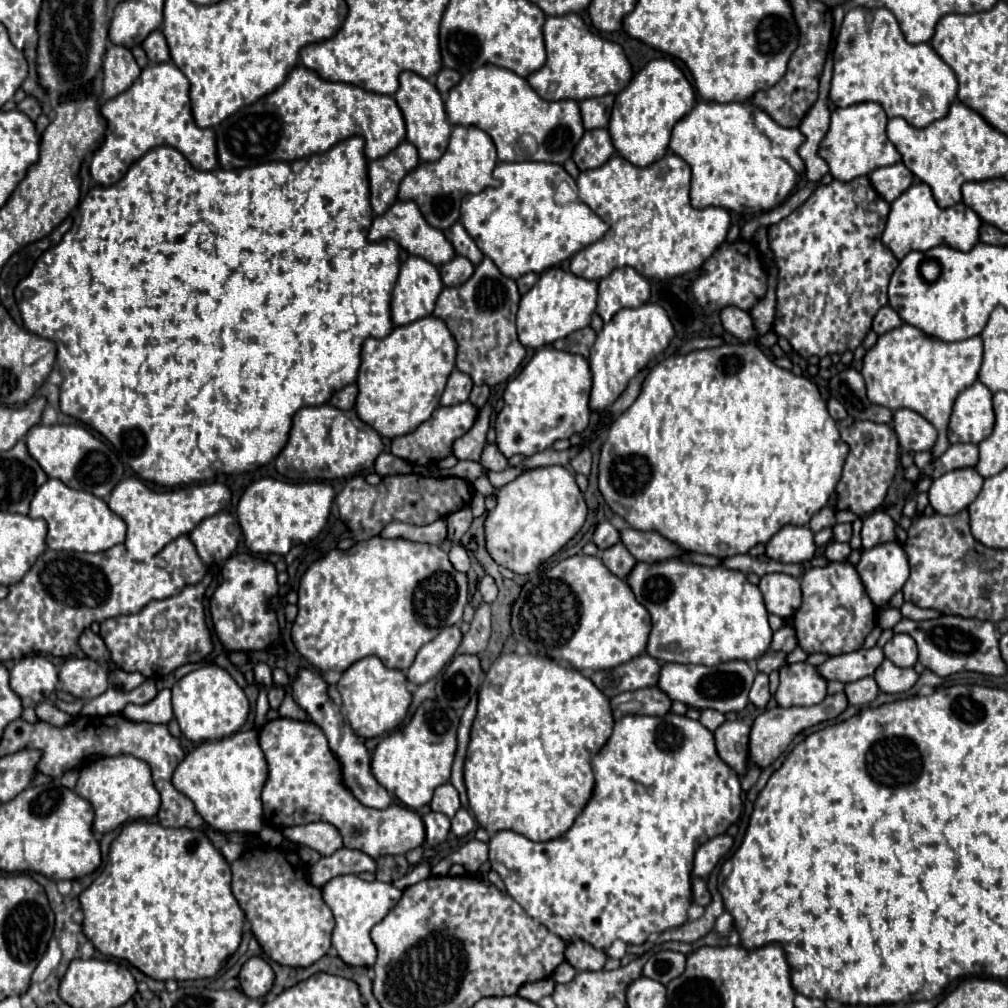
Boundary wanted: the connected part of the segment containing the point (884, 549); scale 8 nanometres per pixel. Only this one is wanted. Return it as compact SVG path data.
M896 540L864 550L856 570L876 606L886 604L904 586L910 574L904 548Z

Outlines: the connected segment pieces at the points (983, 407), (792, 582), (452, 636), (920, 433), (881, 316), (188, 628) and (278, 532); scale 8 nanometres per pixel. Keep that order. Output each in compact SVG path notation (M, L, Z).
M974 382L966 390L962 390L954 402L950 424L948 424L948 440L978 444L986 436L990 436L994 428L994 412L992 412L992 392Z
M764 574L758 584L766 610L790 620L802 602L800 584L788 574Z
M448 626L434 640L424 644L416 654L416 660L412 662L412 666L406 672L408 682L424 684L430 678L434 678L452 660L460 640L462 640L460 628Z
M908 408L896 410L892 424L898 436L898 444L906 452L930 450L936 442L936 436L938 436L936 428L914 410L908 410Z
M884 306L884 308L880 308L880 310L876 312L874 322L872 322L872 330L874 330L876 334L884 334L884 332L888 332L888 330L900 326L900 324L902 324L900 316L896 316L896 312L894 312L890 306Z
M208 572L198 584L186 586L176 596L164 600L152 600L136 614L108 618L100 624L100 636L106 642L112 660L124 672L140 672L146 678L162 678L176 668L192 662L200 662L212 652L210 630L204 624L202 598L213 581Z
M262 478L250 484L236 508L244 544L256 554L286 554L296 544L306 544L326 526L334 490L325 481L287 482Z

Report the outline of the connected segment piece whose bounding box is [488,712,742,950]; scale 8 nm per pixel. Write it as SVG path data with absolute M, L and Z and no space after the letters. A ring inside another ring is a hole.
M668 712L664 716L632 714L632 716L624 716L624 718L616 720L612 736L608 738L608 742L596 754L592 754L590 764L592 764L594 778L596 778L594 792L592 792L588 804L584 806L582 814L576 818L574 826L564 836L548 840L548 842L532 842L526 836L516 834L512 830L496 832L490 838L490 842L488 842L490 866L504 880L508 894L536 922L544 924L550 932L558 934L562 940L566 940L566 942L570 942L570 940L586 940L586 942L590 942L598 950L608 948L614 940L622 940L626 944L644 944L650 934L660 934L664 930L678 928L678 926L682 926L686 922L686 910L688 910L690 898L692 898L690 896L690 870L692 870L694 852L706 840L710 840L710 838L714 838L718 834L724 834L728 830L728 826L738 820L740 812L742 812L740 780L738 780L736 772L716 754L712 732L708 728L704 728L698 720L690 720L688 716L678 716L674 712Z

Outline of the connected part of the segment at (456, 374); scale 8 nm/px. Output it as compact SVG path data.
M454 370L448 378L448 384L446 384L446 390L440 398L440 404L442 406L452 406L452 404L466 402L472 386L474 384L472 384L472 378L468 378L468 374L464 374L460 370Z

